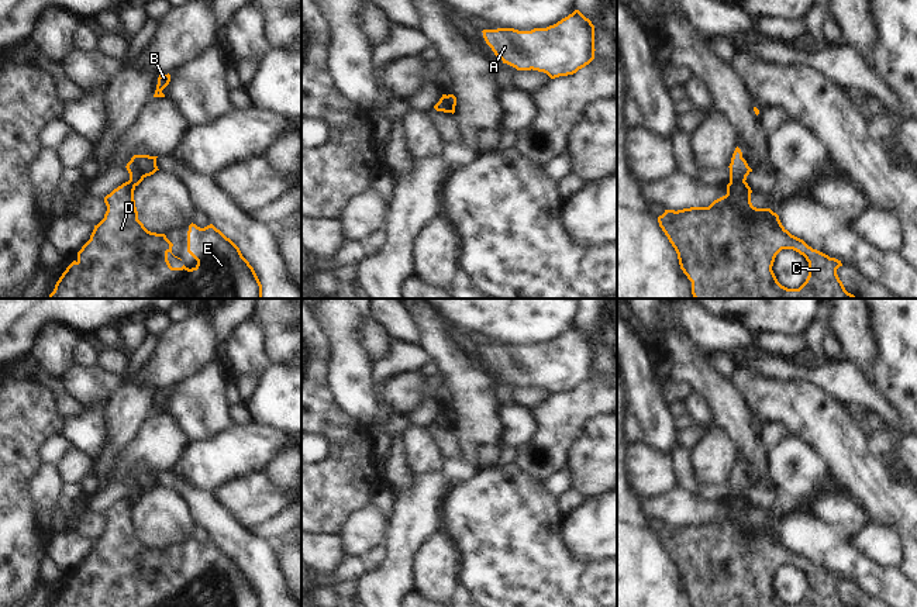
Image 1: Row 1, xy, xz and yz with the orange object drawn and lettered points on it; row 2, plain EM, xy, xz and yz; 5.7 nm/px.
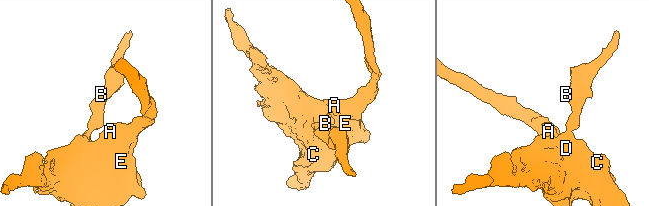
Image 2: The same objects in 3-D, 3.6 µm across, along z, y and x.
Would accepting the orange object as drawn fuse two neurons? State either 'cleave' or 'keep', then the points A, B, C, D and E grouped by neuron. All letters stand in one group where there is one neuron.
cleave; groups A C D E / B

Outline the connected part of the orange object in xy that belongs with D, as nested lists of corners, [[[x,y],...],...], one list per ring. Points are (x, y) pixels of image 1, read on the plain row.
[[[128,496],[104,513],[107,521],[104,534],[94,541],[90,555],[77,568],[77,575],[62,589],[54,607],[262,607],[254,583],[242,572],[239,563],[213,539],[204,544],[193,538],[189,541],[187,568],[197,576],[197,580],[192,584],[185,580],[172,583],[168,569],[172,569],[173,559],[165,549],[148,546],[138,535],[134,506],[135,501]]]

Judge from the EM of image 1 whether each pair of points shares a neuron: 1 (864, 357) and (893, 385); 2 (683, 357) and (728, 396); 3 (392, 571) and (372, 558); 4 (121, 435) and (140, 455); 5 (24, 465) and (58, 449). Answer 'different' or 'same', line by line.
1: different
2: same
3: different
4: different
5: different

